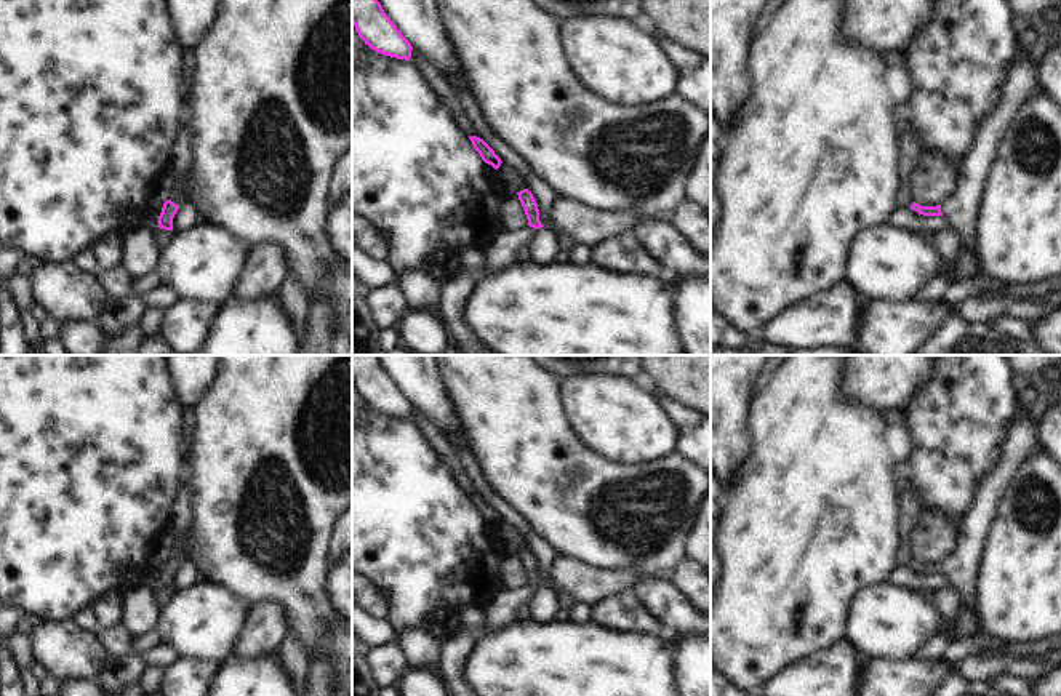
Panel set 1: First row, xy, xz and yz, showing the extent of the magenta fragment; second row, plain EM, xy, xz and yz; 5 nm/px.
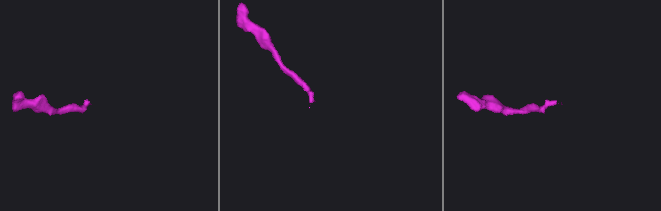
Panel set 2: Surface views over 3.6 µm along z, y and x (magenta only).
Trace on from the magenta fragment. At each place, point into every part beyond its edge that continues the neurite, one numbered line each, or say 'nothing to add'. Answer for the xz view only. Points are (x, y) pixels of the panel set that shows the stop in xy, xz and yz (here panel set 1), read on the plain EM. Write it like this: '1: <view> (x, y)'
1: xz (543, 605)

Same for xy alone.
nothing to add

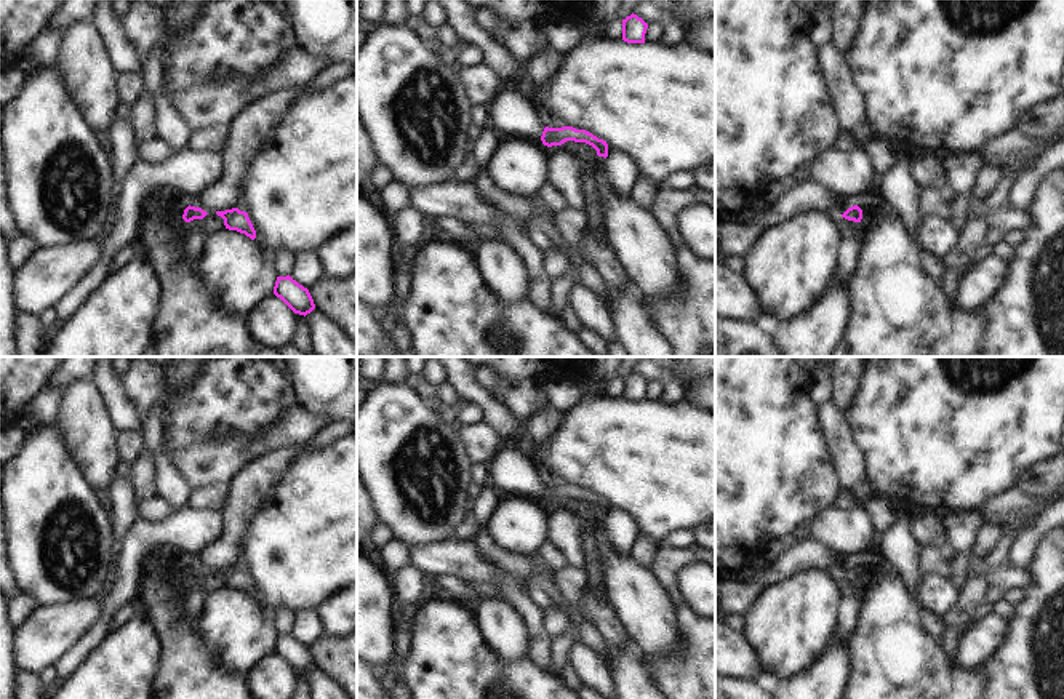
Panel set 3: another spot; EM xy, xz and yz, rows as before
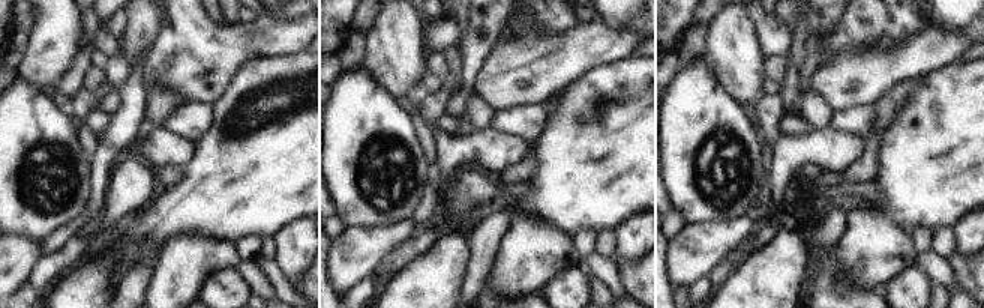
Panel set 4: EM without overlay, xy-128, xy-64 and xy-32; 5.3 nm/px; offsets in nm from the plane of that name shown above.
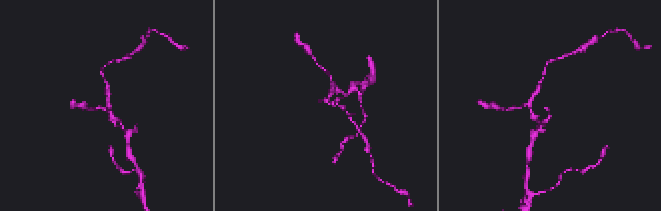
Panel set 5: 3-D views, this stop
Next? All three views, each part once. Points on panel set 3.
1: xz (509, 472)

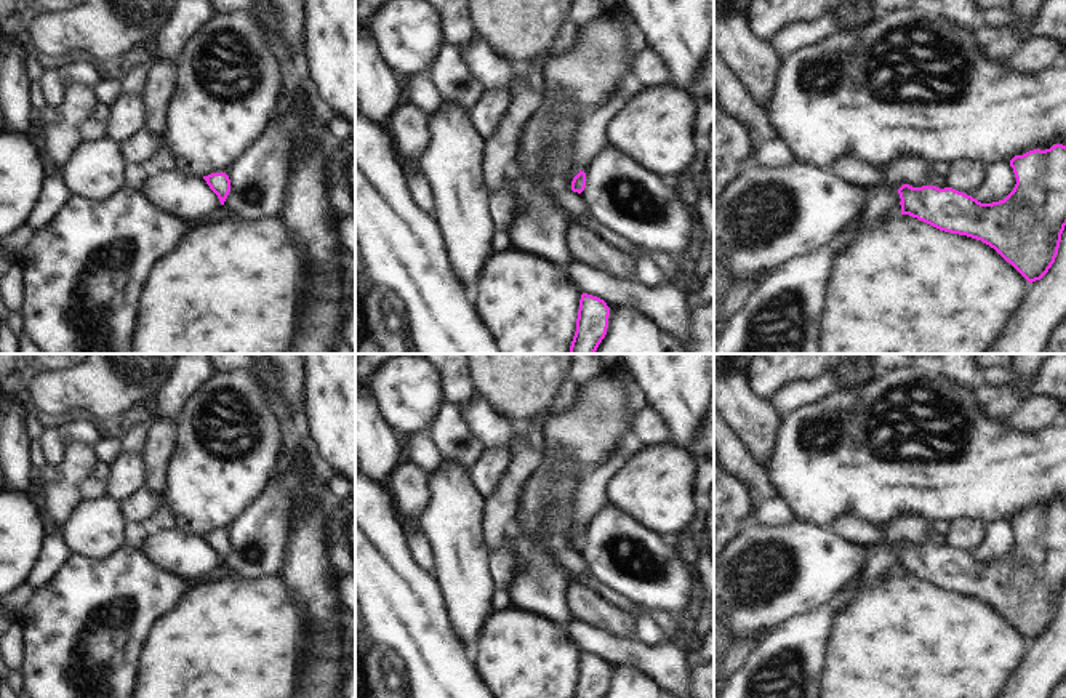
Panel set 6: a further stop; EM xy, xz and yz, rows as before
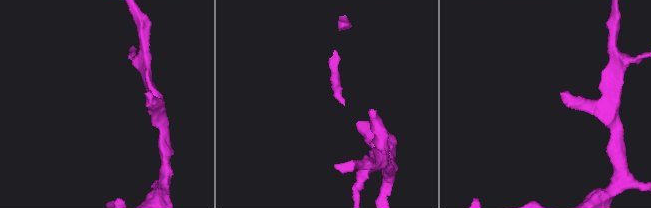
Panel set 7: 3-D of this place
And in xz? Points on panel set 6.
1: xz (589, 498)

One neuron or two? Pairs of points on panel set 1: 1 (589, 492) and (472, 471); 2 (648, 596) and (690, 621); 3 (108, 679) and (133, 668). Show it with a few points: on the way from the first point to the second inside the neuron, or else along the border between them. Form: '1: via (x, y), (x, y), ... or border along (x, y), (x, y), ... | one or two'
1: border along (464, 439), (485, 482), (504, 503) | two
2: via (658, 597), (680, 618) | one
3: via (114, 676), (127, 669) | one

